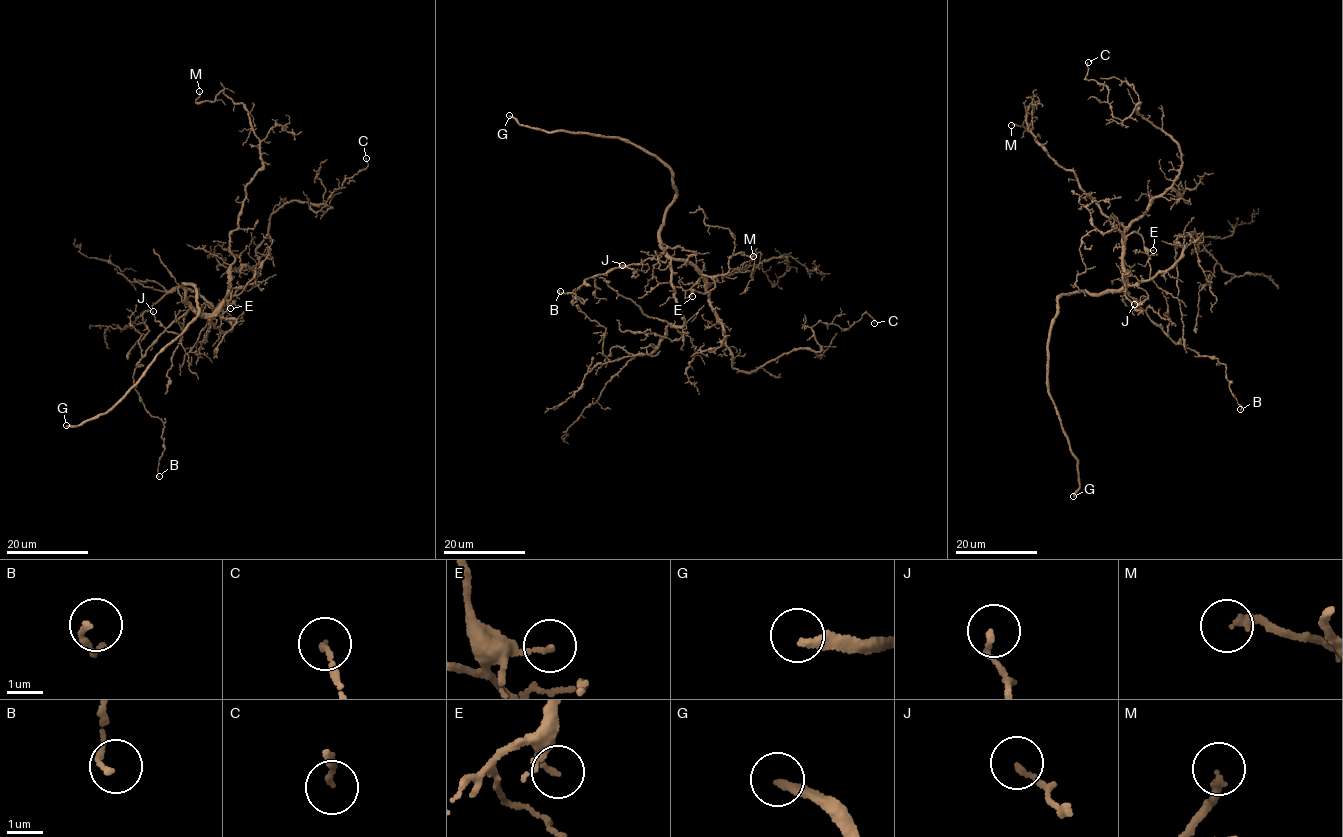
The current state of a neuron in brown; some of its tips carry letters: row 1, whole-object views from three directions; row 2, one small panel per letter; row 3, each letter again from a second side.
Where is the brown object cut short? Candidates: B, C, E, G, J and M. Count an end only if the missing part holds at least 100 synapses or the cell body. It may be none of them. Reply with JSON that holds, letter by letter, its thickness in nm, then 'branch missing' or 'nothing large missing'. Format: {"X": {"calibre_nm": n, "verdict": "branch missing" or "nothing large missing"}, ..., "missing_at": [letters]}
{"B": {"calibre_nm": 140, "verdict": "nothing large missing"}, "C": {"calibre_nm": 130, "verdict": "nothing large missing"}, "E": {"calibre_nm": 130, "verdict": "nothing large missing"}, "G": {"calibre_nm": 240, "verdict": "branch missing"}, "J": {"calibre_nm": 140, "verdict": "nothing large missing"}, "M": {"calibre_nm": 200, "verdict": "nothing large missing"}, "missing_at": ["G"]}

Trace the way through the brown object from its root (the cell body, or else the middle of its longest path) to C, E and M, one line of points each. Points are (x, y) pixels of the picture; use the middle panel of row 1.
C: (696, 268), (743, 372), (819, 351), (820, 321), (844, 329), (867, 313), (874, 323)
E: (696, 268), (708, 276), (715, 286), (705, 293), (693, 292), (692, 296)
M: (696, 268), (708, 285), (775, 257), (789, 256), (790, 267), (772, 286), (758, 266), (745, 267), (753, 256)

